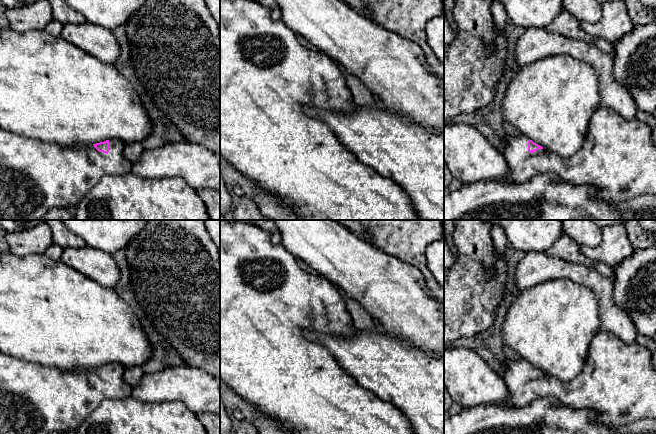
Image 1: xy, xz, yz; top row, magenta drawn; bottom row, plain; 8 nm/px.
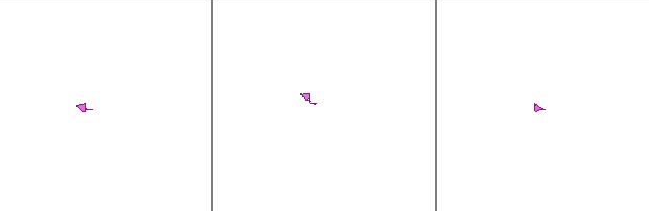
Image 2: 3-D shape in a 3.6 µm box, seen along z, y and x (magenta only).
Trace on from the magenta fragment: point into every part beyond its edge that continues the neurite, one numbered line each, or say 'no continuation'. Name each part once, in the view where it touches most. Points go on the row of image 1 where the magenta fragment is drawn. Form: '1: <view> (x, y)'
1: xy (35, 176)

